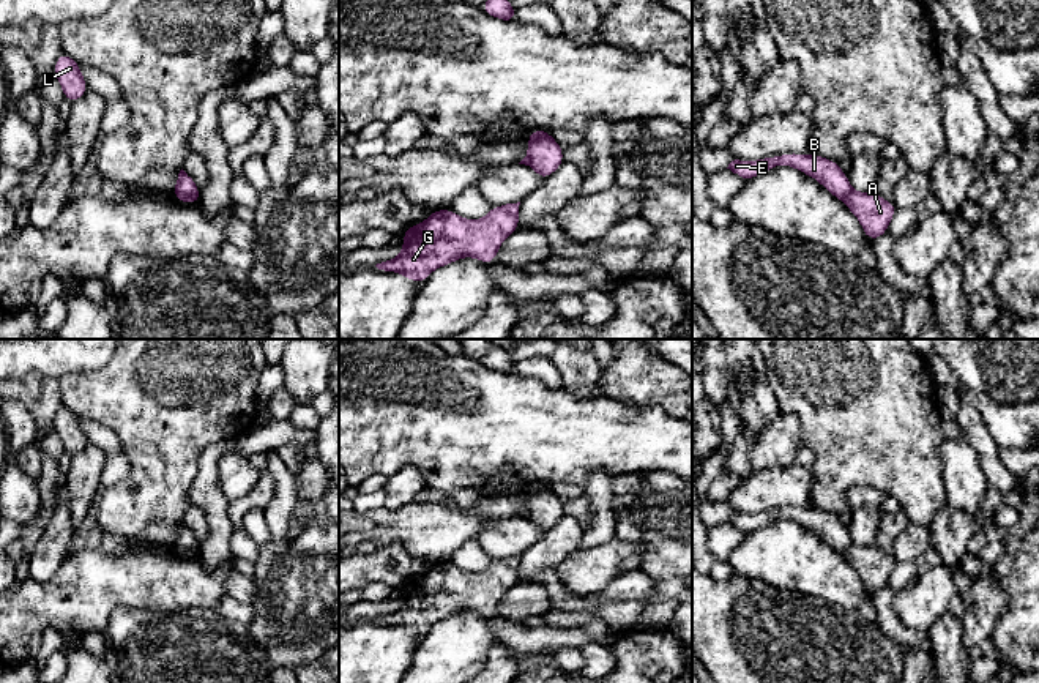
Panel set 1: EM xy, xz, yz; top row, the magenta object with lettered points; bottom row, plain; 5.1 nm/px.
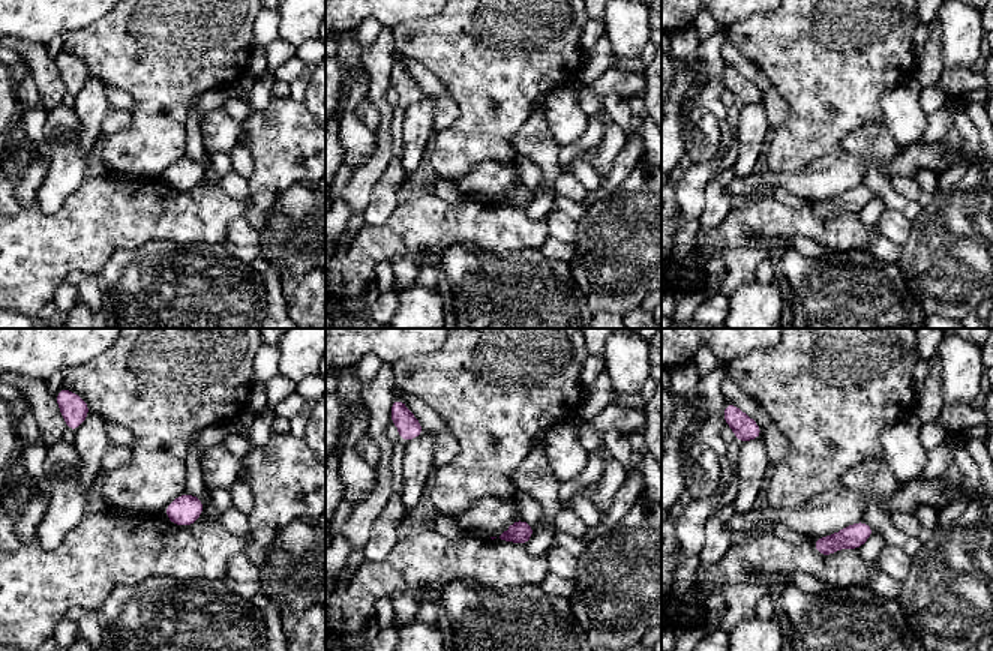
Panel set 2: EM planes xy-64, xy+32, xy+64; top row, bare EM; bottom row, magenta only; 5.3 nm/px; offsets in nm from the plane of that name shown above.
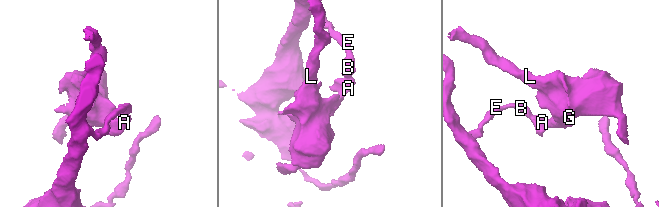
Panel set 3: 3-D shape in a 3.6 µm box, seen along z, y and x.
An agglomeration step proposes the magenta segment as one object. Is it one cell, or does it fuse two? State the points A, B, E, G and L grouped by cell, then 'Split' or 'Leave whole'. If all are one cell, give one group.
Groups: A G L / B E. Split

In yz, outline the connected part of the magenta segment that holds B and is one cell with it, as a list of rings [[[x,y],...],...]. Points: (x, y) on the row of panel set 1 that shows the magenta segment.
[[[784,153],[777,156],[762,158],[757,161],[739,161],[735,159],[728,164],[733,174],[741,177],[744,181],[758,177],[777,166],[790,166],[796,170],[815,178],[821,186],[831,192],[836,199],[843,199],[851,189],[848,175],[845,175],[839,162],[818,156],[815,153]]]

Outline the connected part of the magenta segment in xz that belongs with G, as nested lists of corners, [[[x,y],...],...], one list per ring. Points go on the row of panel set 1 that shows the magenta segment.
[[[520,202],[492,207],[478,221],[465,219],[451,208],[434,210],[426,221],[408,226],[404,230],[402,251],[396,259],[377,263],[375,267],[423,284],[434,270],[464,257],[475,257],[479,262],[493,263],[505,238],[519,229],[519,205]]]

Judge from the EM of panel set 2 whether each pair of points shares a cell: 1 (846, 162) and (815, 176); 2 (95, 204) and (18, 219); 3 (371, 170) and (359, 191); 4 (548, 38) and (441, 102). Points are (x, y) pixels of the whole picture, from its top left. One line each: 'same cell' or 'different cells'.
1: same cell
2: same cell
3: same cell
4: different cells

